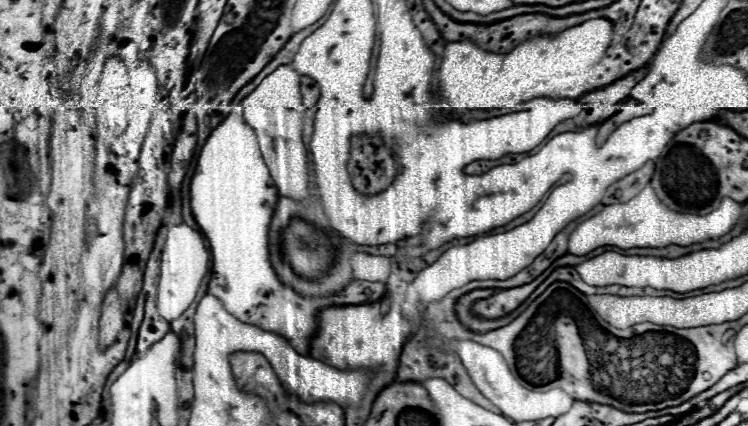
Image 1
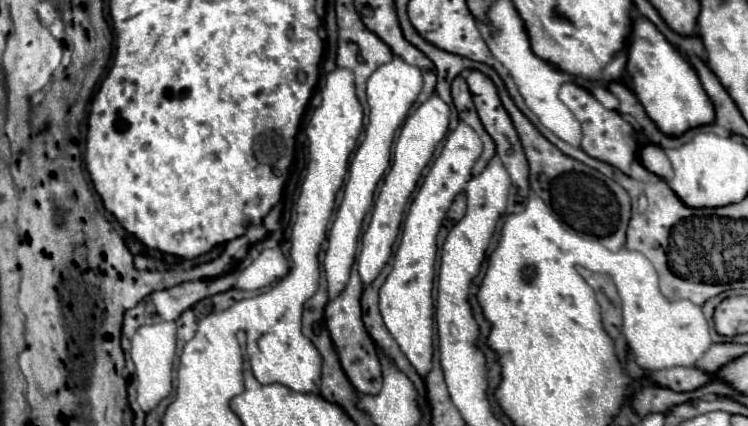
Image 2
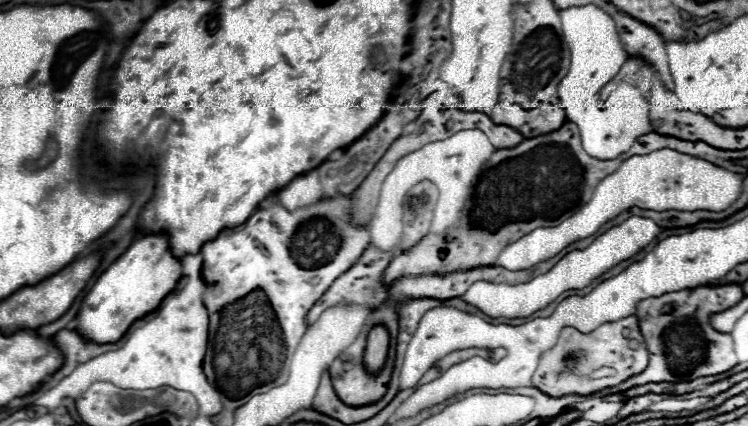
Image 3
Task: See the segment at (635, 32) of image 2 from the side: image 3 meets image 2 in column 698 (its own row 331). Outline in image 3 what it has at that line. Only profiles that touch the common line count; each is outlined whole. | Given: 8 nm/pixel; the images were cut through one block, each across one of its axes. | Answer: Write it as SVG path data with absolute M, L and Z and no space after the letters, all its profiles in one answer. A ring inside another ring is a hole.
M148 234L132 242L132 246L96 280L78 310L76 330L98 344L118 342L130 324L158 308L158 304L176 288L182 278L182 260L170 252L166 234Z

